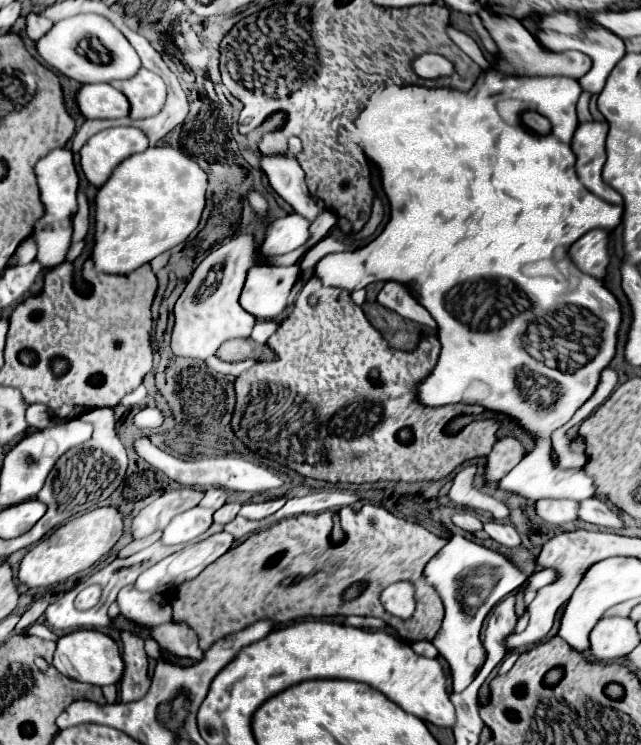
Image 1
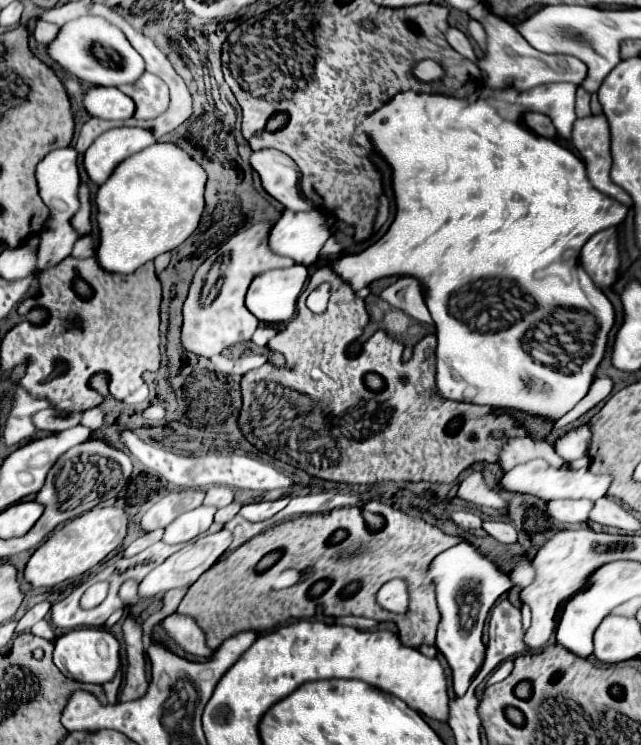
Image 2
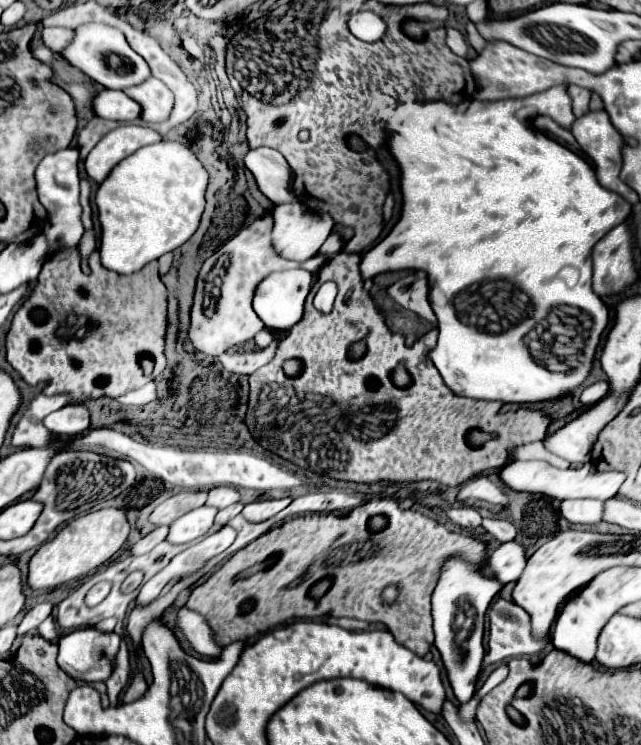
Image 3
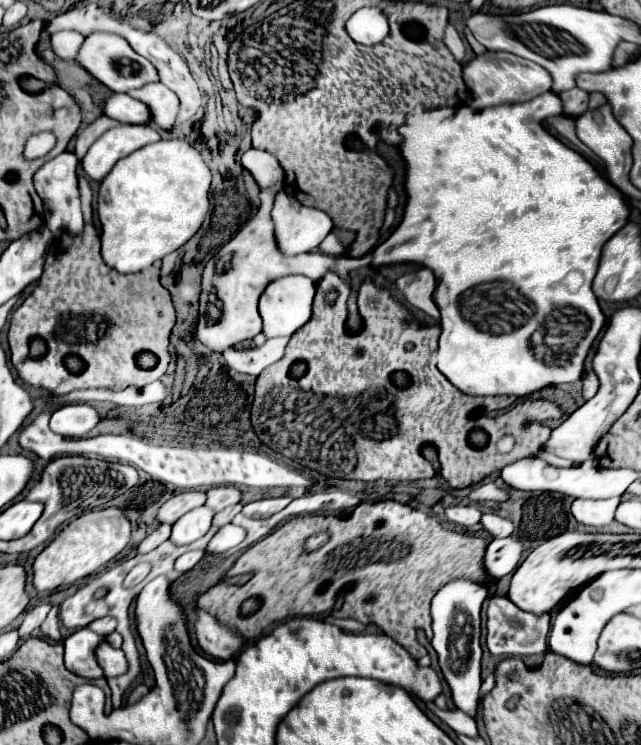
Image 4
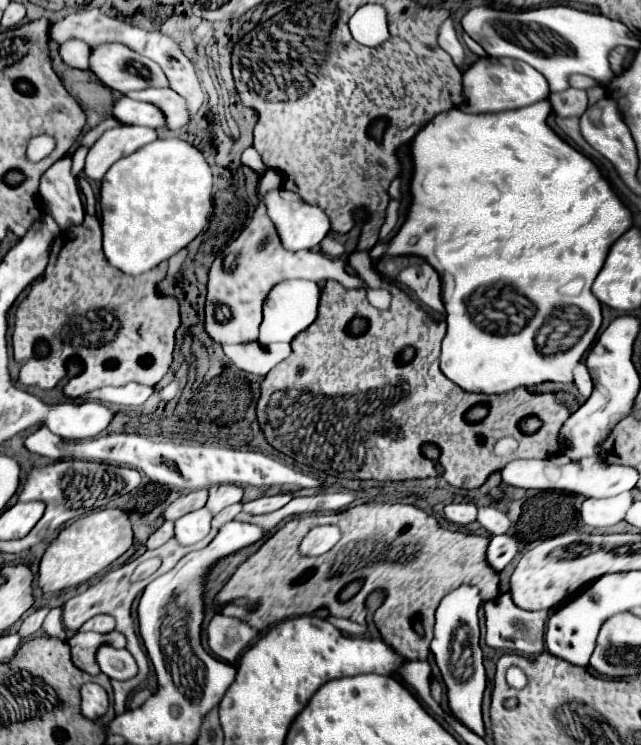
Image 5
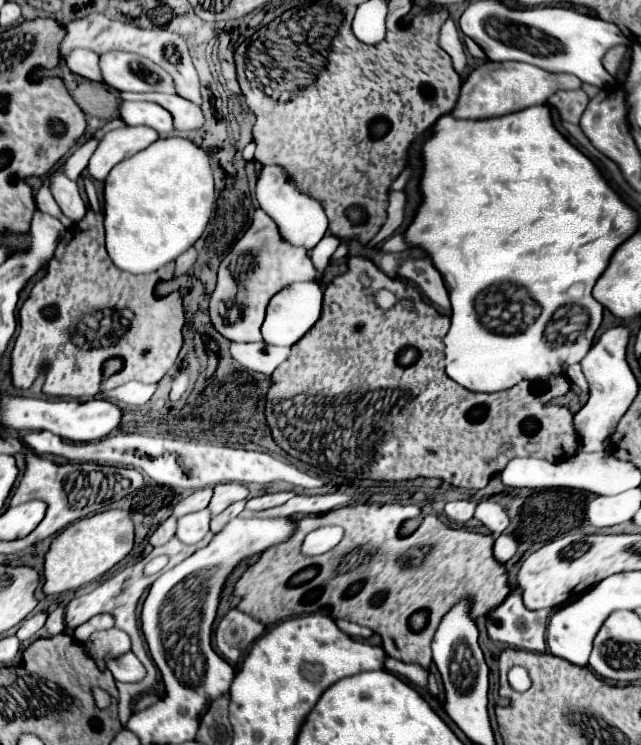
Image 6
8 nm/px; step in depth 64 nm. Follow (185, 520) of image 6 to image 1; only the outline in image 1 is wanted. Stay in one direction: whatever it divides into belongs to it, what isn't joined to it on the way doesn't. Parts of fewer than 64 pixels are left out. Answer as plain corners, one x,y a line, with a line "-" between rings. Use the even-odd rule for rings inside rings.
196,506
192,510
186,510
172,518
172,522
166,526
162,534
164,544
188,544
200,534
204,534
212,524
212,510

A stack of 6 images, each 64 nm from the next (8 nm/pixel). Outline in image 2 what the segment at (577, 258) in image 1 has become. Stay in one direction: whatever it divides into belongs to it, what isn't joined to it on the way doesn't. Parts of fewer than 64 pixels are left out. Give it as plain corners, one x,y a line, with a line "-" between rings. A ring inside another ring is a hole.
608,228
594,234
580,252
580,264
600,290
610,288
618,280
622,266
618,228

